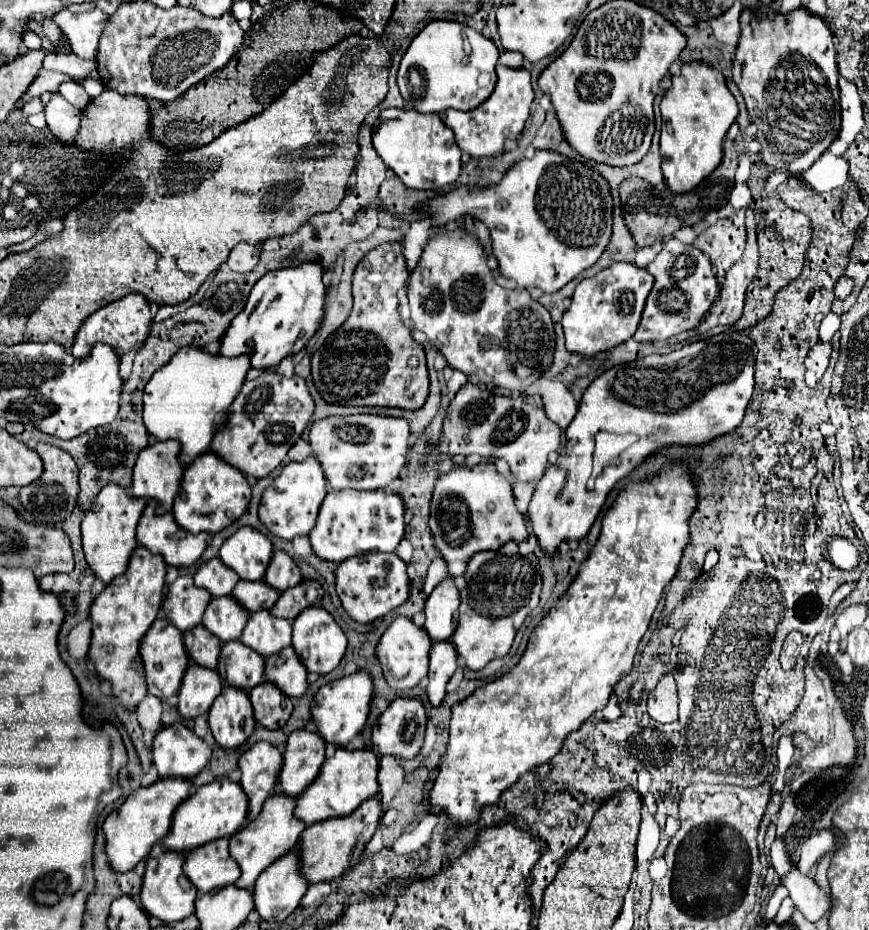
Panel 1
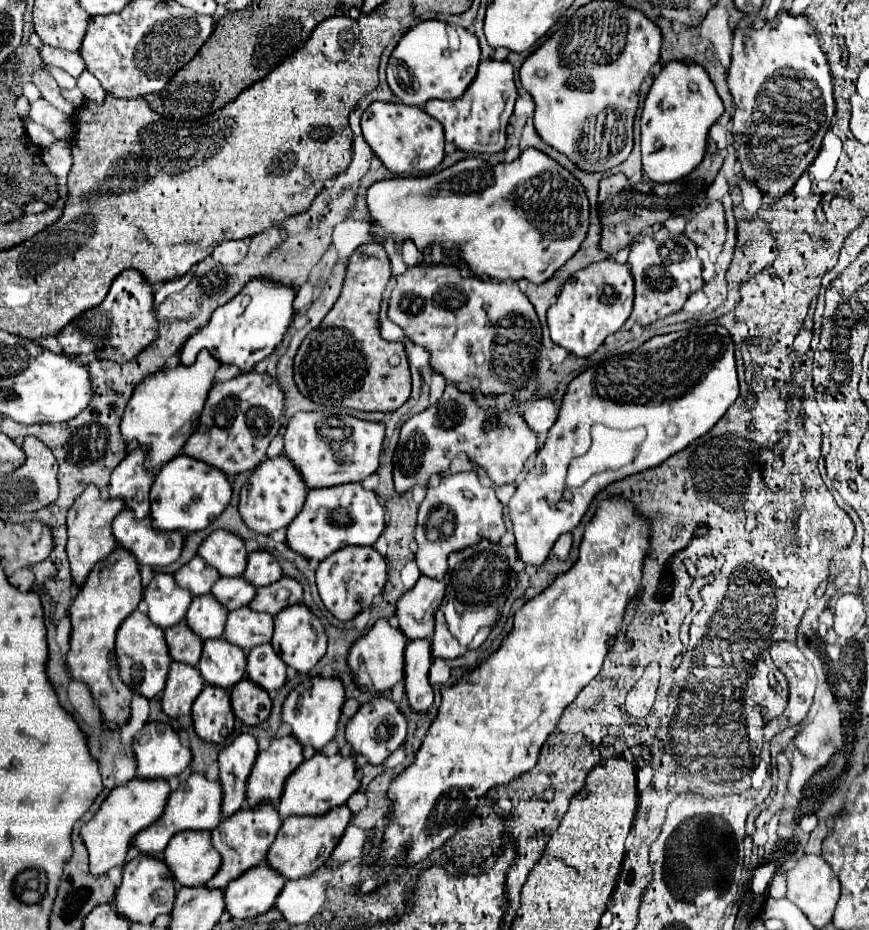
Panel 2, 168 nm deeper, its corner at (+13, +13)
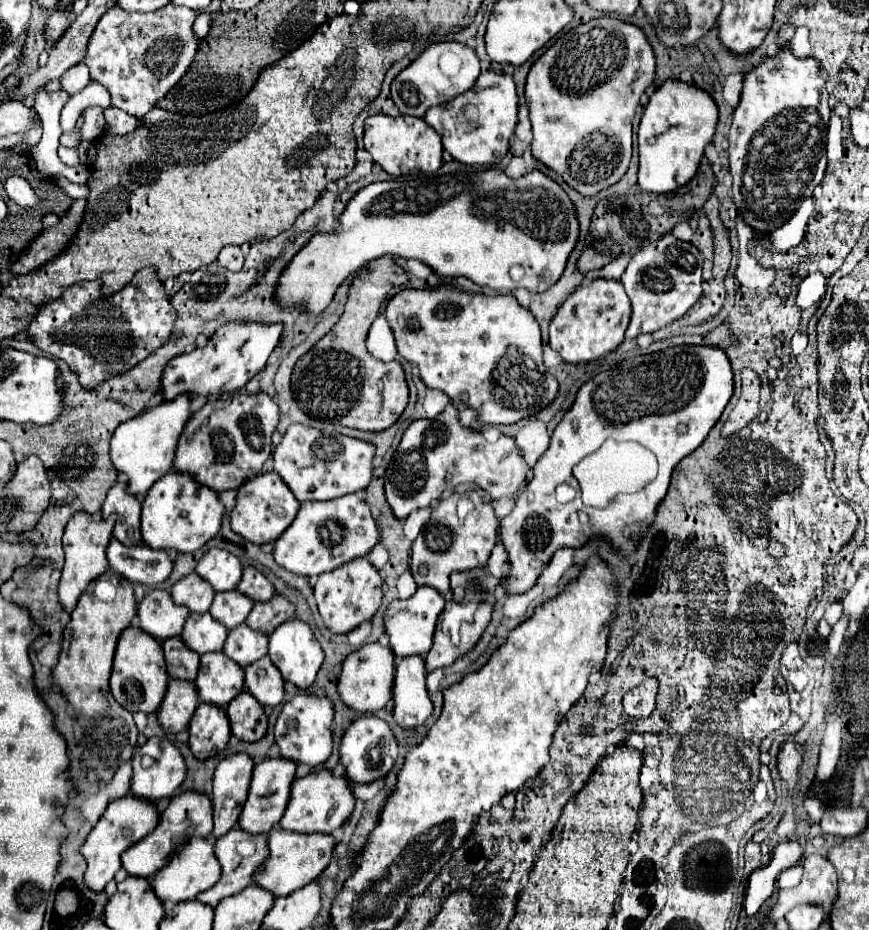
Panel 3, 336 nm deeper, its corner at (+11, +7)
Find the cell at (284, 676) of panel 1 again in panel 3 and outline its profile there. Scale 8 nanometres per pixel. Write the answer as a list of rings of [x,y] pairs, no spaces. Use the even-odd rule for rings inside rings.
[[[268,656],[252,662],[244,668],[246,672],[246,688],[262,706],[278,706],[284,698],[284,678],[280,678],[280,670],[268,662]]]

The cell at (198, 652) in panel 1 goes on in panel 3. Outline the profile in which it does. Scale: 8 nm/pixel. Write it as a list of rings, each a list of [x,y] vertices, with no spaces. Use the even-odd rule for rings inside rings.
[[[166,638],[166,642],[162,642],[164,648],[164,656],[166,656],[166,666],[168,666],[168,674],[172,678],[182,678],[182,680],[196,680],[198,674],[198,662],[200,662],[200,654],[196,654],[194,650],[188,650],[188,646],[184,646],[182,638]]]

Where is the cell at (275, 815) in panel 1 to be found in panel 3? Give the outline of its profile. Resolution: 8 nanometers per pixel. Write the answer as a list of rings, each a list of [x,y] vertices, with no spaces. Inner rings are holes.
[[[232,828],[228,834],[224,834],[224,838],[218,838],[214,842],[214,852],[222,866],[222,878],[216,886],[212,886],[212,890],[206,890],[204,894],[196,896],[200,902],[210,906],[216,906],[222,898],[232,896],[252,884],[252,874],[256,872],[256,866],[260,866],[260,862],[268,858],[268,834],[248,834],[242,828]]]

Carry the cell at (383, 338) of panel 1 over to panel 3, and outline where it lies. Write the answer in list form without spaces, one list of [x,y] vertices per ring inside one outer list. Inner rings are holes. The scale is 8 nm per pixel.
[[[390,256],[368,262],[368,266],[360,268],[352,278],[344,314],[332,330],[296,362],[292,372],[294,400],[308,416],[368,432],[386,430],[400,418],[408,404],[408,384],[402,364],[398,360],[386,364],[374,358],[366,350],[366,336],[382,302],[406,282],[408,274]]]

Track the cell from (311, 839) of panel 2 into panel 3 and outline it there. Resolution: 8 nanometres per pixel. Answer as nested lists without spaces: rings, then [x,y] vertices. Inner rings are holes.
[[[274,828],[268,838],[270,856],[264,862],[264,866],[256,870],[254,882],[260,888],[270,890],[274,896],[288,896],[294,890],[304,888],[308,882],[316,880],[326,870],[326,866],[332,860],[334,844],[336,840],[330,834],[292,834],[292,832]]]

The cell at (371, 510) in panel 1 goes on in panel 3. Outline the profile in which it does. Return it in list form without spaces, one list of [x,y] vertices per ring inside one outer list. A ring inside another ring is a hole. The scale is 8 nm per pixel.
[[[356,494],[334,498],[332,502],[304,502],[296,520],[276,540],[274,560],[294,574],[312,578],[330,572],[344,562],[366,556],[378,540],[380,532],[370,514],[370,508]]]

